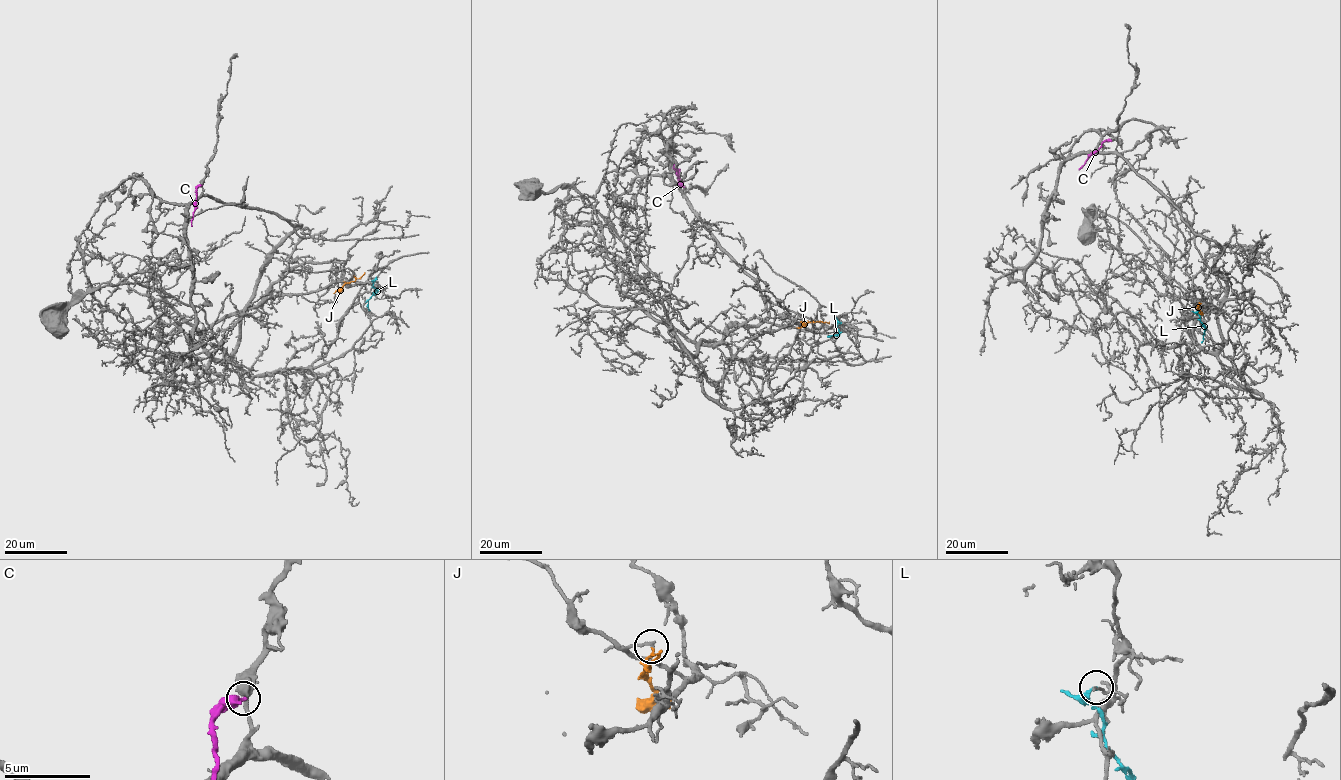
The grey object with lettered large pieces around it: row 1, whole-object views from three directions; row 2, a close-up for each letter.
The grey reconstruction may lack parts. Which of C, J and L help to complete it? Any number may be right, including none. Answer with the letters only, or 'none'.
none

